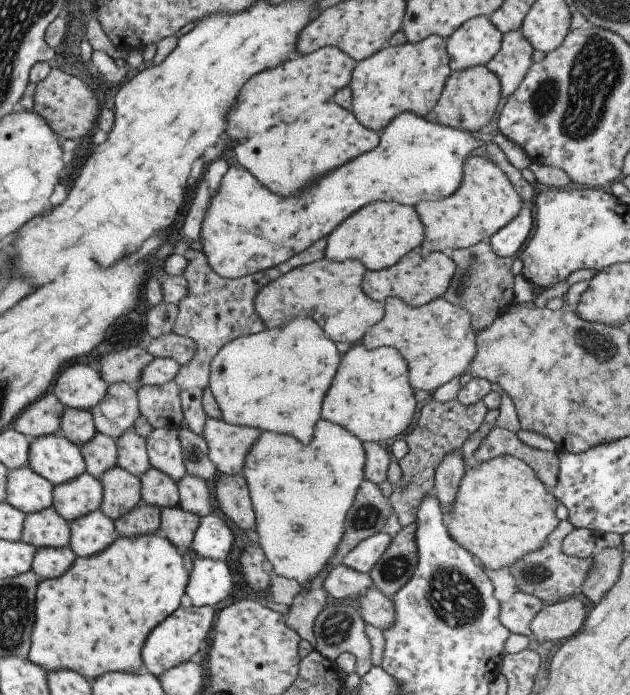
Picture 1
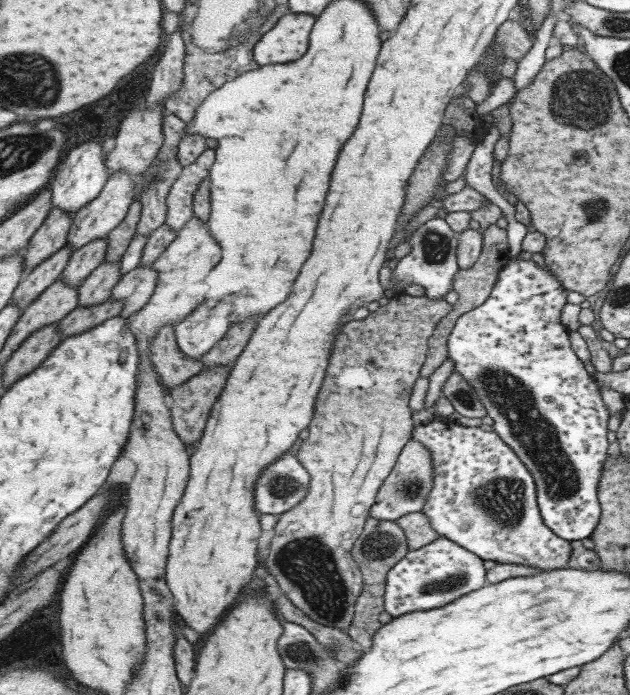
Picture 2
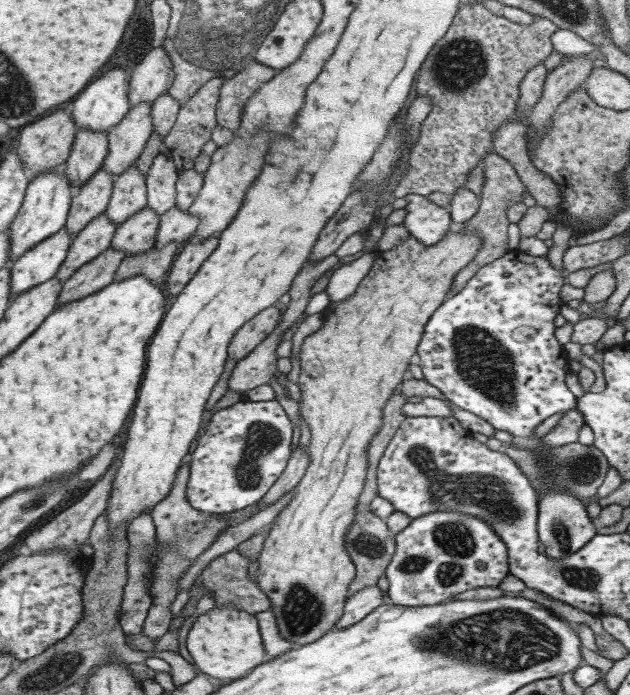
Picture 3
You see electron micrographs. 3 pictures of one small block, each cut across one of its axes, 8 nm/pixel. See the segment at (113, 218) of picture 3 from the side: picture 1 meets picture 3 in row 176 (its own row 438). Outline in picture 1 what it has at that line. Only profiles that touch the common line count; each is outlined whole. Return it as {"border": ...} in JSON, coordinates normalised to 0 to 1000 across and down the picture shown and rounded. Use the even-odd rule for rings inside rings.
{"border":[[[208,613],[184,630],[184,668],[202,681],[221,688],[233,673],[240,672],[232,652],[229,630],[221,627]]]}

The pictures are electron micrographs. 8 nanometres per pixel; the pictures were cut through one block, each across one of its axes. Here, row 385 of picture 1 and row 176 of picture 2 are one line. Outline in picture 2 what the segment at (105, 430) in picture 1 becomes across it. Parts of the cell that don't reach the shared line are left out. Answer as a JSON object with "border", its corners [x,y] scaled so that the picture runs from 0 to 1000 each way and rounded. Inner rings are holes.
{"border":[[[198,247],[176,250],[168,258],[160,276],[114,311],[106,338],[103,338],[103,351],[113,354],[113,360],[117,361],[141,351],[141,348],[148,348],[148,345],[154,345],[154,342],[160,342],[160,340],[171,338],[173,332],[179,331],[200,311],[211,288],[211,269],[214,269],[214,258],[205,250],[198,250]]]}

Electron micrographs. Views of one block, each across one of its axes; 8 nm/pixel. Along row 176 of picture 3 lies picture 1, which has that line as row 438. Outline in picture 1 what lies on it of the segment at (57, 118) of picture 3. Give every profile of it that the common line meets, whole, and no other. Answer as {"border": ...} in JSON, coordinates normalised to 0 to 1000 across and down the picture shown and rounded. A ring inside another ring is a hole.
{"border":[[[76,561],[44,581],[21,606],[17,614],[46,633],[65,626],[94,623],[95,601],[103,586]]]}

